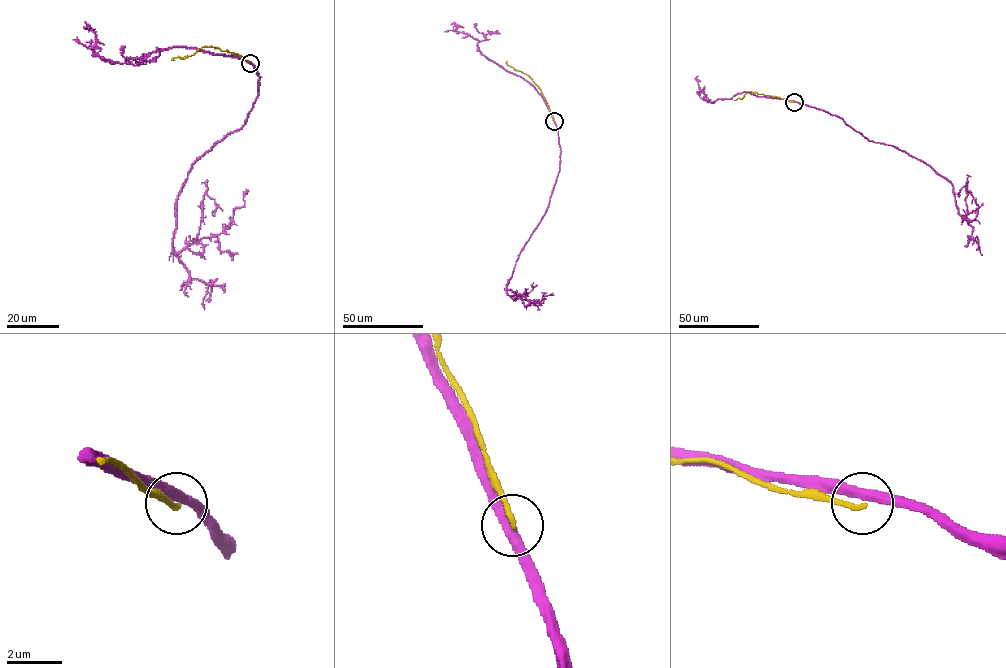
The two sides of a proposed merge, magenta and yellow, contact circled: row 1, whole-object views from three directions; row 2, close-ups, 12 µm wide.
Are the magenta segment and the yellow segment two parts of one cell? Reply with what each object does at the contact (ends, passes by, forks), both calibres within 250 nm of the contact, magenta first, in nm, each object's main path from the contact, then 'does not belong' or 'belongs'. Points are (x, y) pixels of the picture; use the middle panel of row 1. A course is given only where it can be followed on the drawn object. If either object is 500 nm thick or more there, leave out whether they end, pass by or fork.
magenta passes by; yellow ends; calibres 360 and 180 nm; course magenta (554, 121), (560, 150), (559, 172), (548, 207), (520, 252), (507, 284), (509, 290), (536, 305), (551, 293); course yellow (554, 121), (540, 88), (526, 74), (508, 65), (507, 61); does not belong

